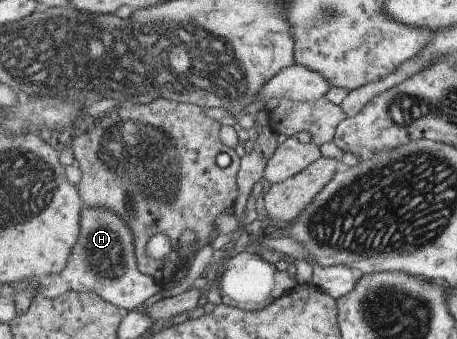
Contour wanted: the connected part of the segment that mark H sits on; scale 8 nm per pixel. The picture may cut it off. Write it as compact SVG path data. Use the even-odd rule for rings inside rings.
M84 205L79 240L72 250L64 271L37 278L39 287L31 290L33 295L38 295L39 291L55 300L71 291L94 292L125 312L140 309L154 293L162 289L155 278L139 268L135 233L129 223L116 210L104 206Z

